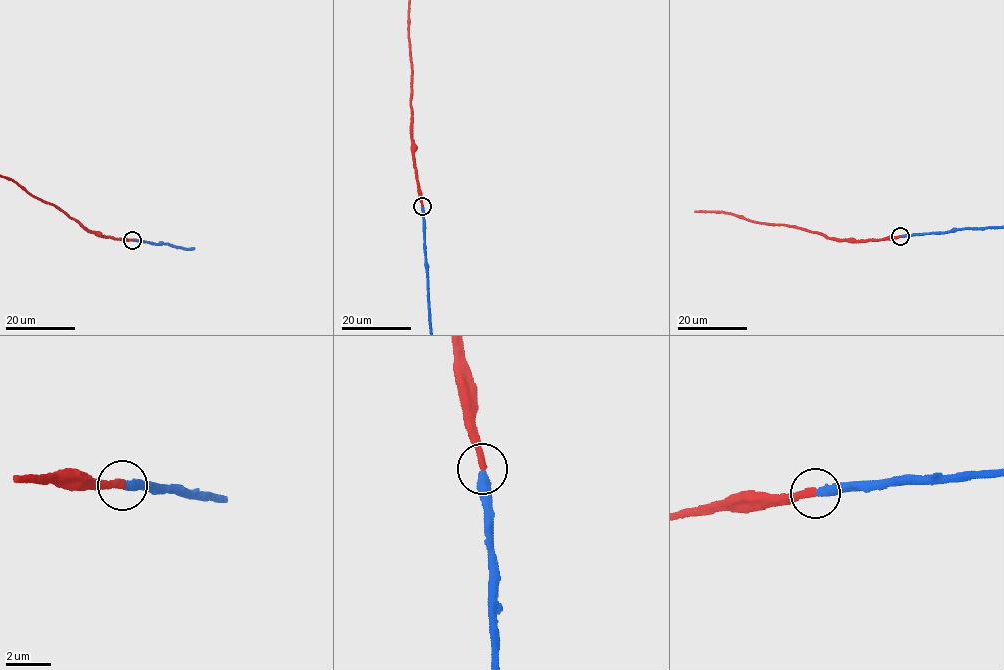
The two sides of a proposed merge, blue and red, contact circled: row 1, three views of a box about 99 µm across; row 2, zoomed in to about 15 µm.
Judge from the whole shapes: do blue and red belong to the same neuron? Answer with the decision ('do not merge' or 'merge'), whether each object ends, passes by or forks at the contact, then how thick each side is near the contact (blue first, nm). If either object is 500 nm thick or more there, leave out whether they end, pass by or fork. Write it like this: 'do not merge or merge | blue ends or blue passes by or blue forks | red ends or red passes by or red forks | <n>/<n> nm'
merge | blue ends | red ends | 400/320 nm

